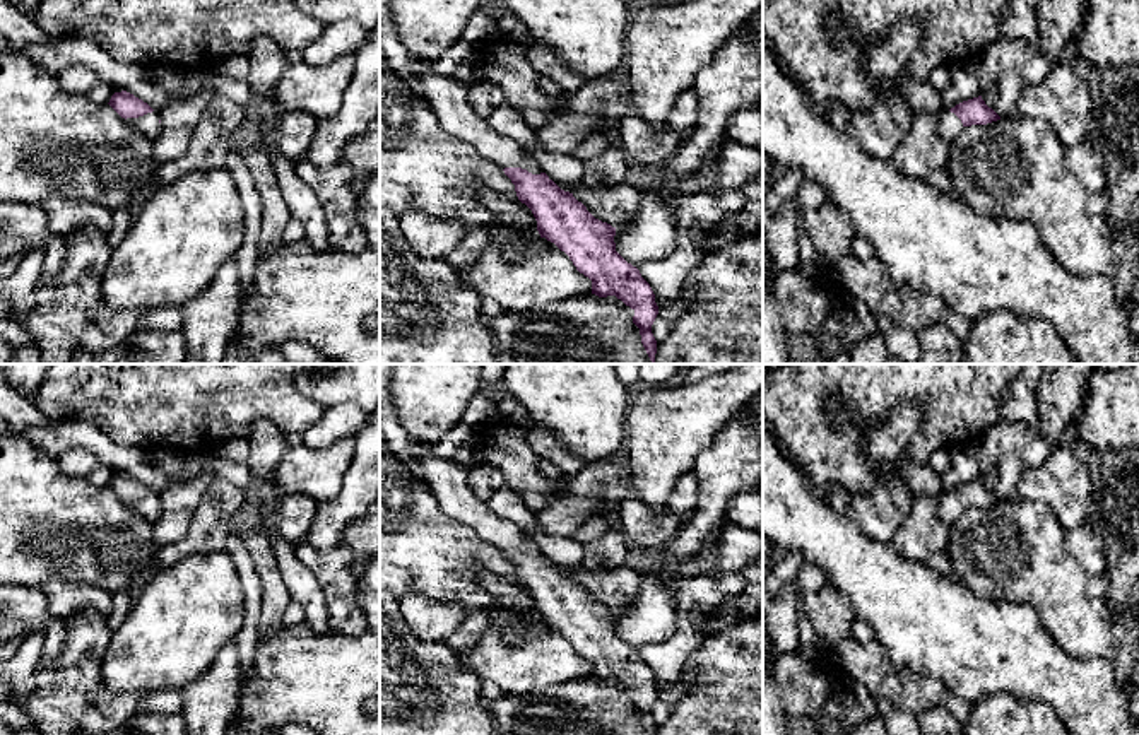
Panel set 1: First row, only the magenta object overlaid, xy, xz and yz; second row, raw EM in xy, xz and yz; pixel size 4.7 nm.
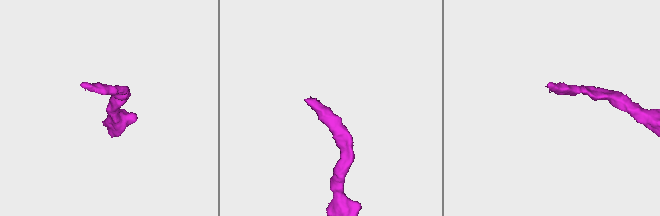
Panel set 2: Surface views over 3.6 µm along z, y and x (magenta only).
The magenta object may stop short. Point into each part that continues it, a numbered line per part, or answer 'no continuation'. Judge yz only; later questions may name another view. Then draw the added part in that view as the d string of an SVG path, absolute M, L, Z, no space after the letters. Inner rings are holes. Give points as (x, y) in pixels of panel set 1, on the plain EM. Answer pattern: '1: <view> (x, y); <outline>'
1: yz (950, 508); M949 492L939 496L937 516L942 521L953 523L963 511L961 503Z

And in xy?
1: xy (147, 508); M152 494L139 501L127 501L127 504L144 520L154 523L161 518L162 508L159 506L159 496Z

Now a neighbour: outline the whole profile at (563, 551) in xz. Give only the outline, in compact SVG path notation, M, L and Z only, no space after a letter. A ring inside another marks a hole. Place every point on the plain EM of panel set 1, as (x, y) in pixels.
M508 485L494 491L487 499L487 504L496 516L503 516L530 535L549 562L564 567L580 567L585 556L585 544L580 544L571 537L542 532L535 513L528 509L522 497Z

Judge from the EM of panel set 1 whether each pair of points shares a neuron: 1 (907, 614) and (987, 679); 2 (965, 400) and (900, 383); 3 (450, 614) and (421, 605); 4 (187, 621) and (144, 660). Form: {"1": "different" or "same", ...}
{"1": "same", "2": "same", "3": "same", "4": "same"}

